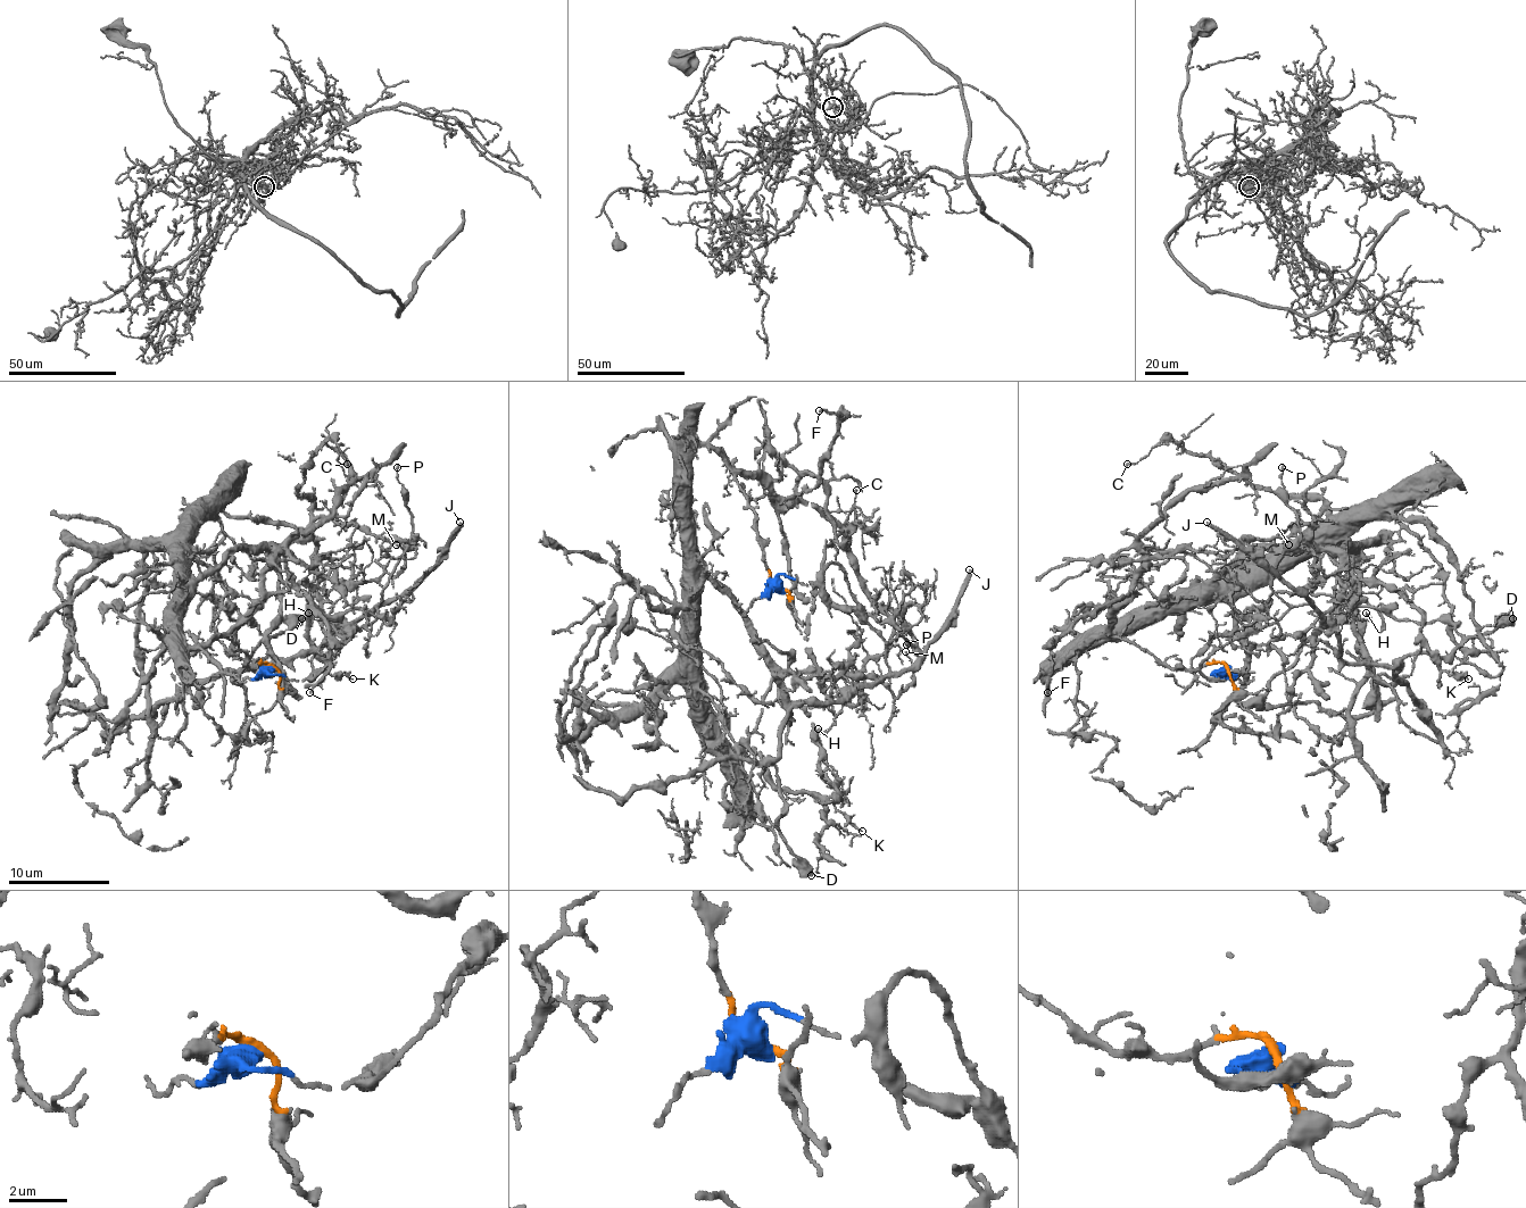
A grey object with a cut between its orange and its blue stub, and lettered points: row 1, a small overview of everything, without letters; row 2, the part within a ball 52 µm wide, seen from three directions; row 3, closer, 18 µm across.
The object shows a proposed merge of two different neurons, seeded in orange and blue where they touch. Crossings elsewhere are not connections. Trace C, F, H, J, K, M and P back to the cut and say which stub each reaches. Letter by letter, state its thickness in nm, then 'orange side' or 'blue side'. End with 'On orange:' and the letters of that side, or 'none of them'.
C: 140 nm thick; orange side
F: 170 nm thick; orange side
H: 180 nm thick; orange side
J: 320 nm thick; blue side
K: 160 nm thick; orange side
M: 80 nm thick; orange side
P: 160 nm thick; blue side
On orange: C, F, H, K, M

